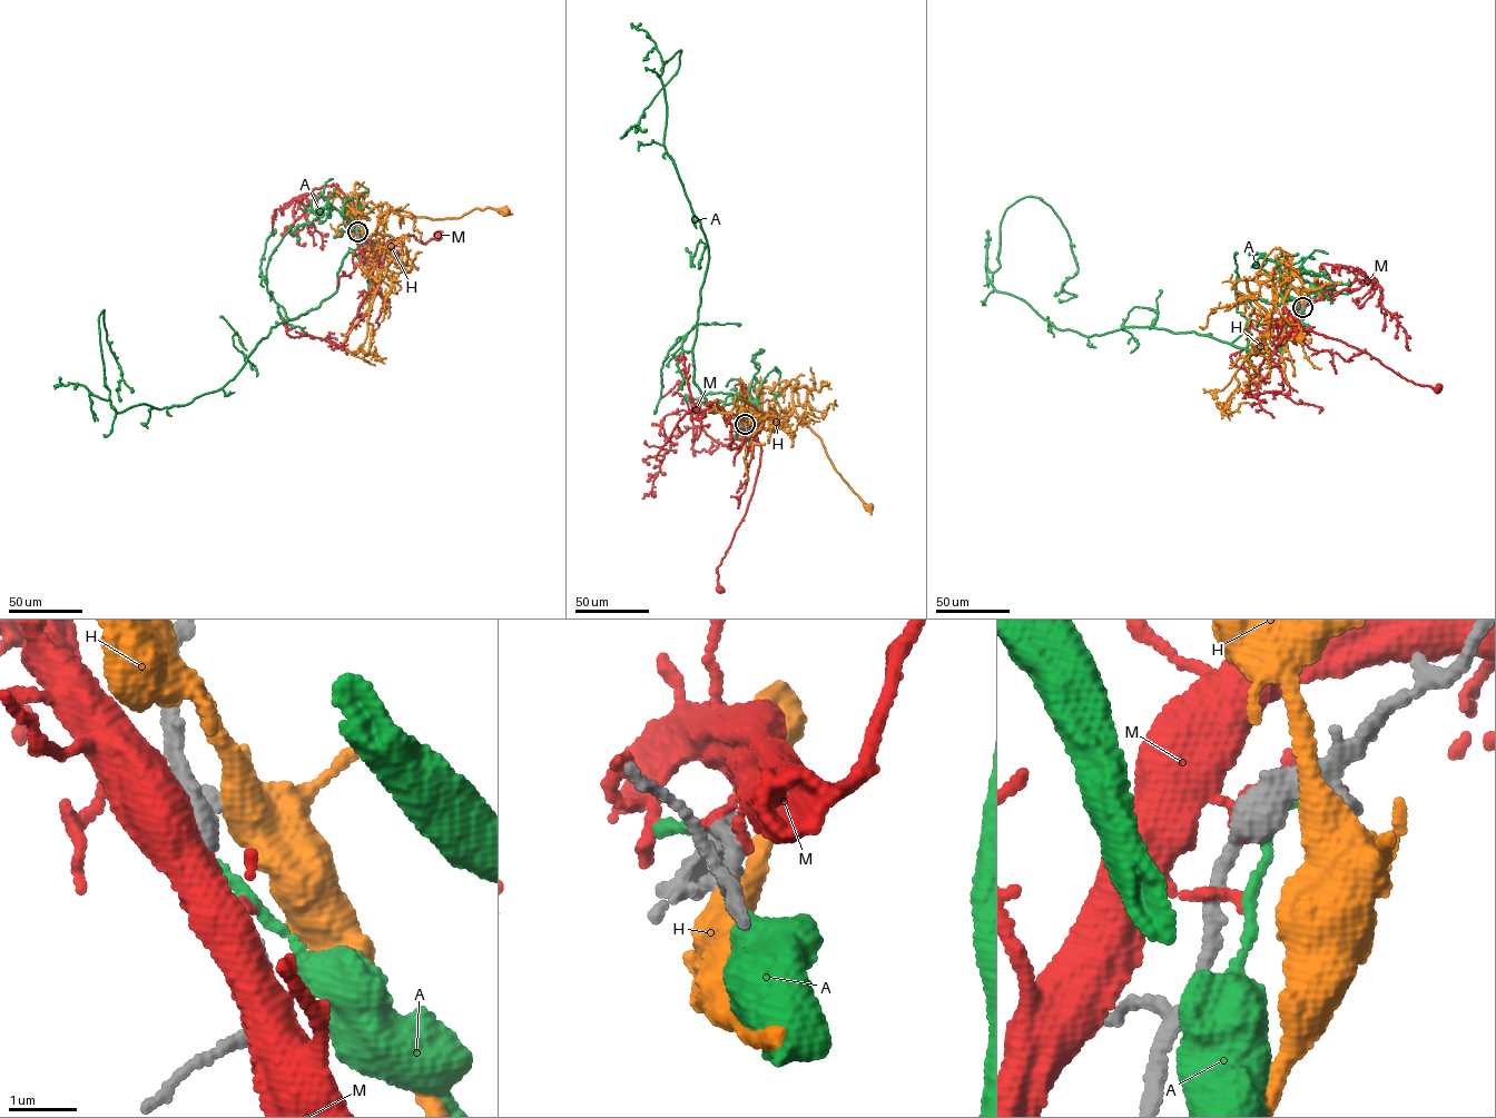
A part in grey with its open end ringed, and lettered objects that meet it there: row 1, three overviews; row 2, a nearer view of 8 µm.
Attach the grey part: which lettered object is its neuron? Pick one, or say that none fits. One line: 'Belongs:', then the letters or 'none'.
Belongs: none

